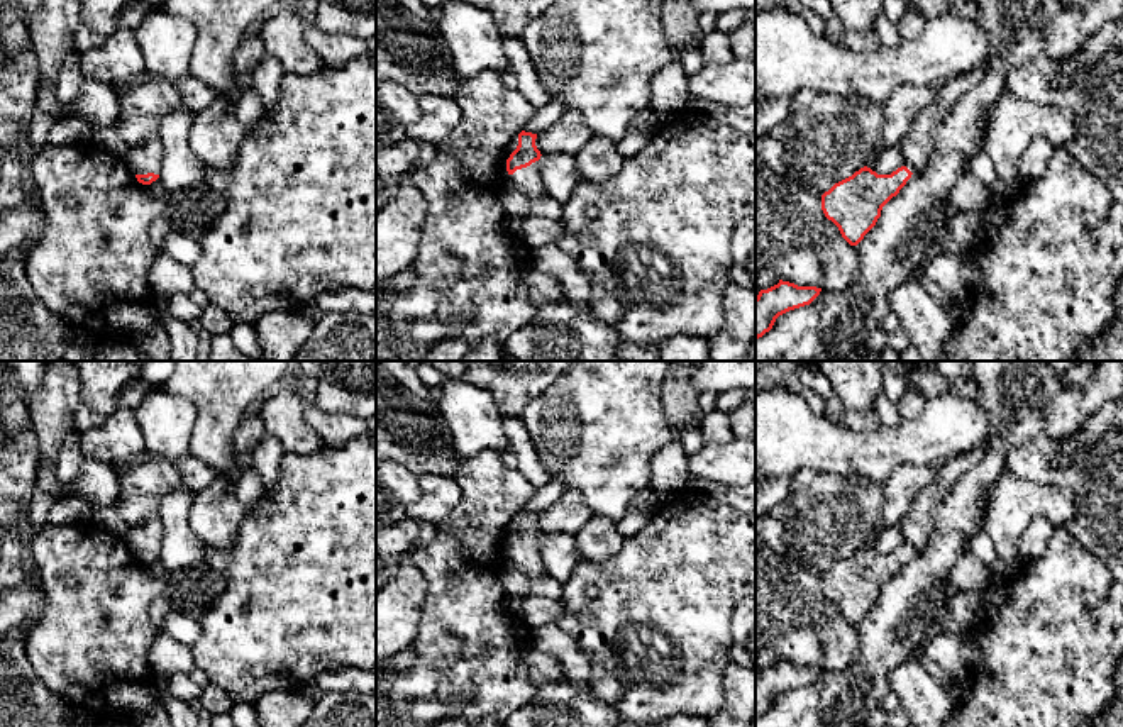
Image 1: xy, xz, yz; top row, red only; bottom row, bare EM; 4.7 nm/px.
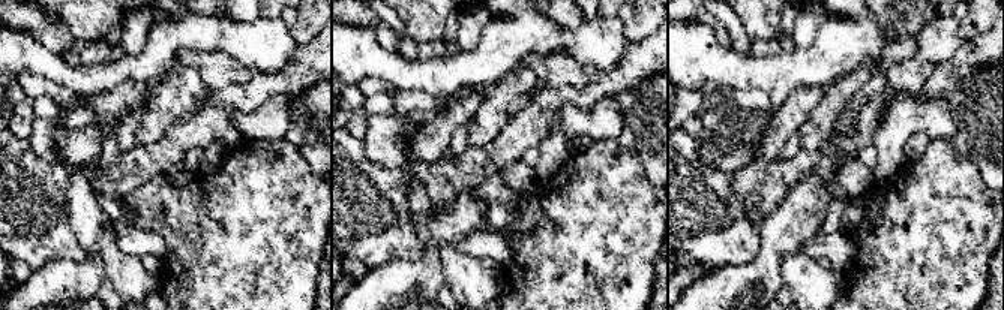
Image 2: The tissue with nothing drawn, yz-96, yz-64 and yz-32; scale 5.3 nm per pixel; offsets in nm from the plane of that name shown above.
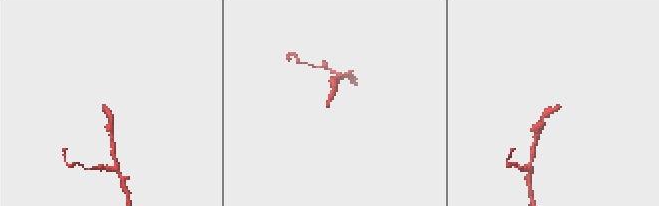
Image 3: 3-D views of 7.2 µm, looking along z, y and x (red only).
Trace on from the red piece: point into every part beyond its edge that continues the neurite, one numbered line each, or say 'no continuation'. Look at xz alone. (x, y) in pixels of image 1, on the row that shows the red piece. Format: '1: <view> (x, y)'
1: xz (527, 180)

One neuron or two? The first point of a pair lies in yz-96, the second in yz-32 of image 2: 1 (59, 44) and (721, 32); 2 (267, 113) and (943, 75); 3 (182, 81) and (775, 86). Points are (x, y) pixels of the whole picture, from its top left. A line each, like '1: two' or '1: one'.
1: one
2: two
3: two

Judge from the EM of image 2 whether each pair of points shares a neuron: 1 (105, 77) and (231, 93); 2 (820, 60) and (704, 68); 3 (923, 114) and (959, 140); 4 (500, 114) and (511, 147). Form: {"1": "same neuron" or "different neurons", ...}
{"1": "different neurons", "2": "same neuron", "3": "different neurons", "4": "different neurons"}

